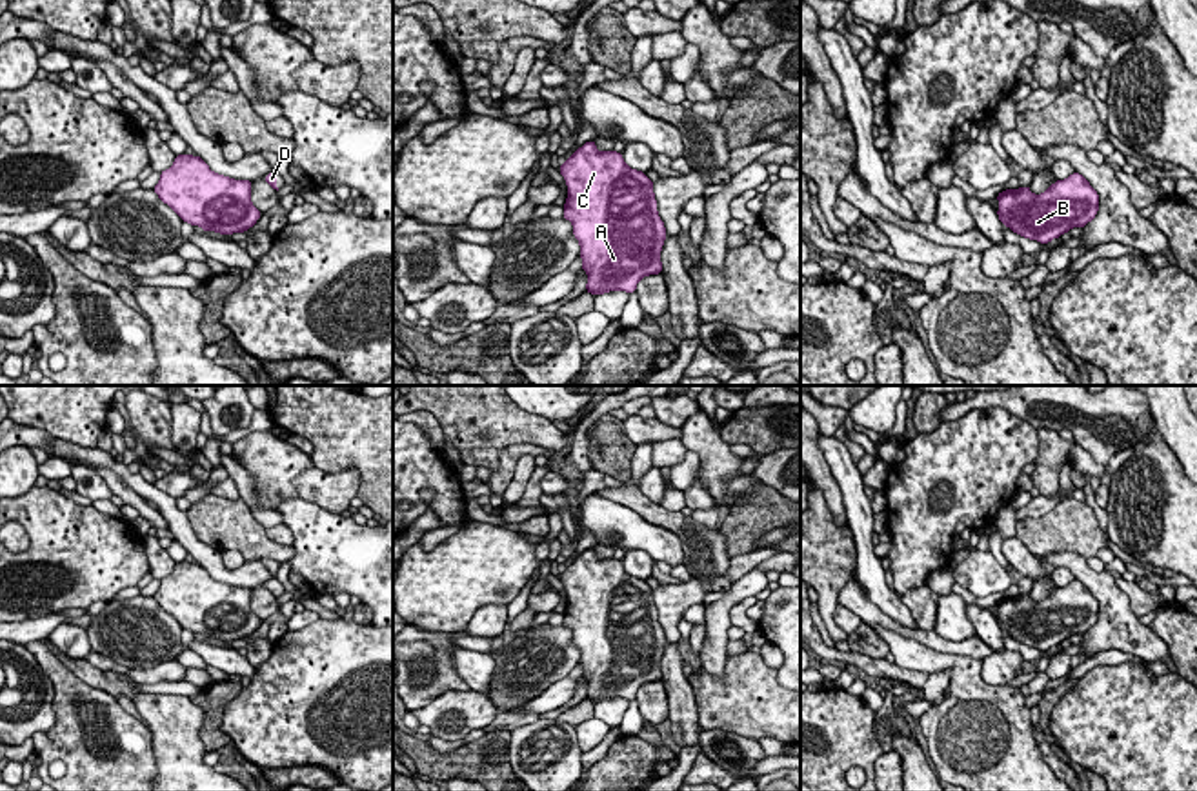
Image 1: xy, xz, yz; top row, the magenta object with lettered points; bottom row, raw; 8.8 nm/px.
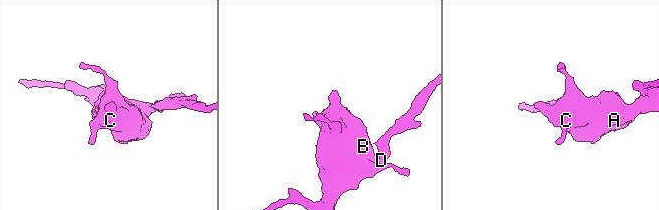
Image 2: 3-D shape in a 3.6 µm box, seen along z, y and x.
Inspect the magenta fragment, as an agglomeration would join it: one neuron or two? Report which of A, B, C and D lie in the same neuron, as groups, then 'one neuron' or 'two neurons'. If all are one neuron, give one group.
A B C D | one neuron

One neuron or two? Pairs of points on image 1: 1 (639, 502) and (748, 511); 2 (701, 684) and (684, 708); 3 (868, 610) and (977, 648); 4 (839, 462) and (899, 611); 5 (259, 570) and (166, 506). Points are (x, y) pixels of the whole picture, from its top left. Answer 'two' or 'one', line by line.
1: two
2: two
3: one
4: one
5: one

